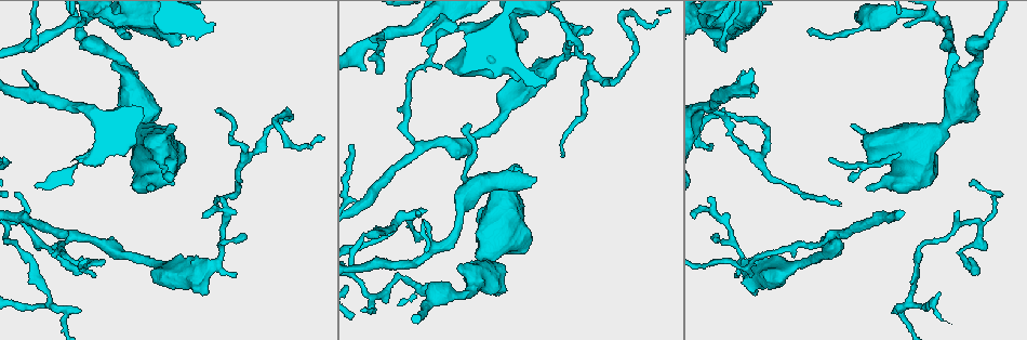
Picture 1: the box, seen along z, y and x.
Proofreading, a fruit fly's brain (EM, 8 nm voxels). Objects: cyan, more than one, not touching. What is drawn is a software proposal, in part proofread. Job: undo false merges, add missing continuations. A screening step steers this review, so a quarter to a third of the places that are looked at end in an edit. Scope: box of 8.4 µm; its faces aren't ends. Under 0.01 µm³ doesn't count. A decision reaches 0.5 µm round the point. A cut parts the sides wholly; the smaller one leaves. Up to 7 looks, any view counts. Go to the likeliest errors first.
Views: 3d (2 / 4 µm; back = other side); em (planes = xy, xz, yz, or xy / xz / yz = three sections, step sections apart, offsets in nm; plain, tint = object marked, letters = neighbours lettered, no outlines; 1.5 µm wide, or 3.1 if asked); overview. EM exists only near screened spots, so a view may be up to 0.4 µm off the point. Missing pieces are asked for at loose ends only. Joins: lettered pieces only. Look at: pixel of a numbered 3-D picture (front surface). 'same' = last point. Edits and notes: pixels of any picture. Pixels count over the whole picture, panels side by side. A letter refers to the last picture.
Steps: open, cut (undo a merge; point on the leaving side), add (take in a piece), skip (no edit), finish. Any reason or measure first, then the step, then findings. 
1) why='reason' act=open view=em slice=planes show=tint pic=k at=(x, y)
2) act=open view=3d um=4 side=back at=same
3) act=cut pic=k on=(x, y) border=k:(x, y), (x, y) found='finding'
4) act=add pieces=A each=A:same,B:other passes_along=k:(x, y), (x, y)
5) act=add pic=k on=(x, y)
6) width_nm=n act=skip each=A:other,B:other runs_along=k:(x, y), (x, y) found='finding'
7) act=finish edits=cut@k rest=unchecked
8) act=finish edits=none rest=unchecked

why='branch stops here' act=open view=em slice=planes show=plain pic=1 at=(76, 24)

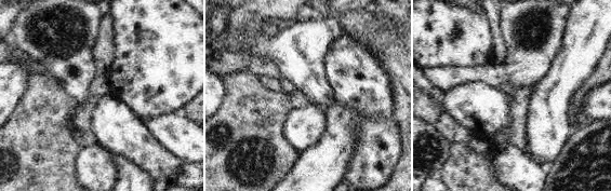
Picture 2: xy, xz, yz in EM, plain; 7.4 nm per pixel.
act=open view=em slice=planes show=letters at=same

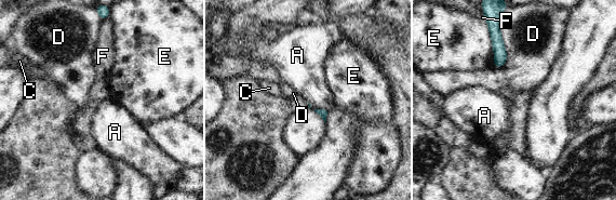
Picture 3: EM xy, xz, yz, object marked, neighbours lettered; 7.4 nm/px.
act=skip each=A:other,C:other,D:other,E:other,F:other border=3:(313, 109), (324, 109), (326, 111) found='no lettered piece goes on from it'

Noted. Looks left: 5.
why='branch stops here' act=open view=3d um=2 pic=1 at=(215, 110)

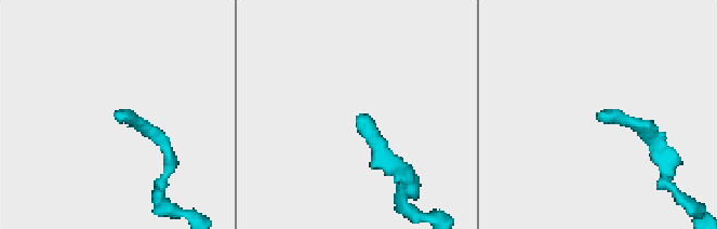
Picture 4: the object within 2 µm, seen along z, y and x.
why='now the EM' act=open view=em slice=planes show=letters pic=4 at=(362, 114)

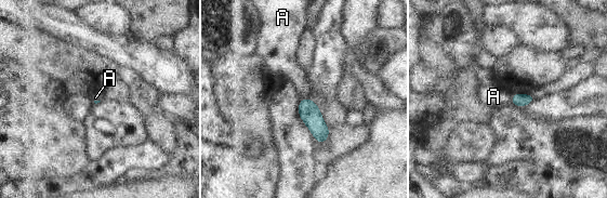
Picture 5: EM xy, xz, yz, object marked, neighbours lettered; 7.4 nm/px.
act=skip each=A:other border=5:(302, 97), (308, 100) found='no lettered piece goes on from it'

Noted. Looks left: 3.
why='calibre changes' act=open view=em slice=planes show=letters pic=1 at=(739, 250)

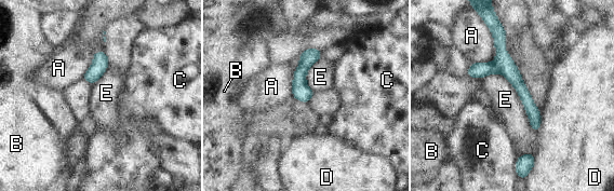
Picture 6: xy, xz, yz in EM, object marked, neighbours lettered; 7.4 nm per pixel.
width_nm=100 act=skip each=A:other,B:other,C:other,D:other,E:other runs_along=6:(502, 37), (503, 64), (534, 128) found='continuous, no second neuron'

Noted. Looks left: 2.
act=finish edits=none rest=unchecked

